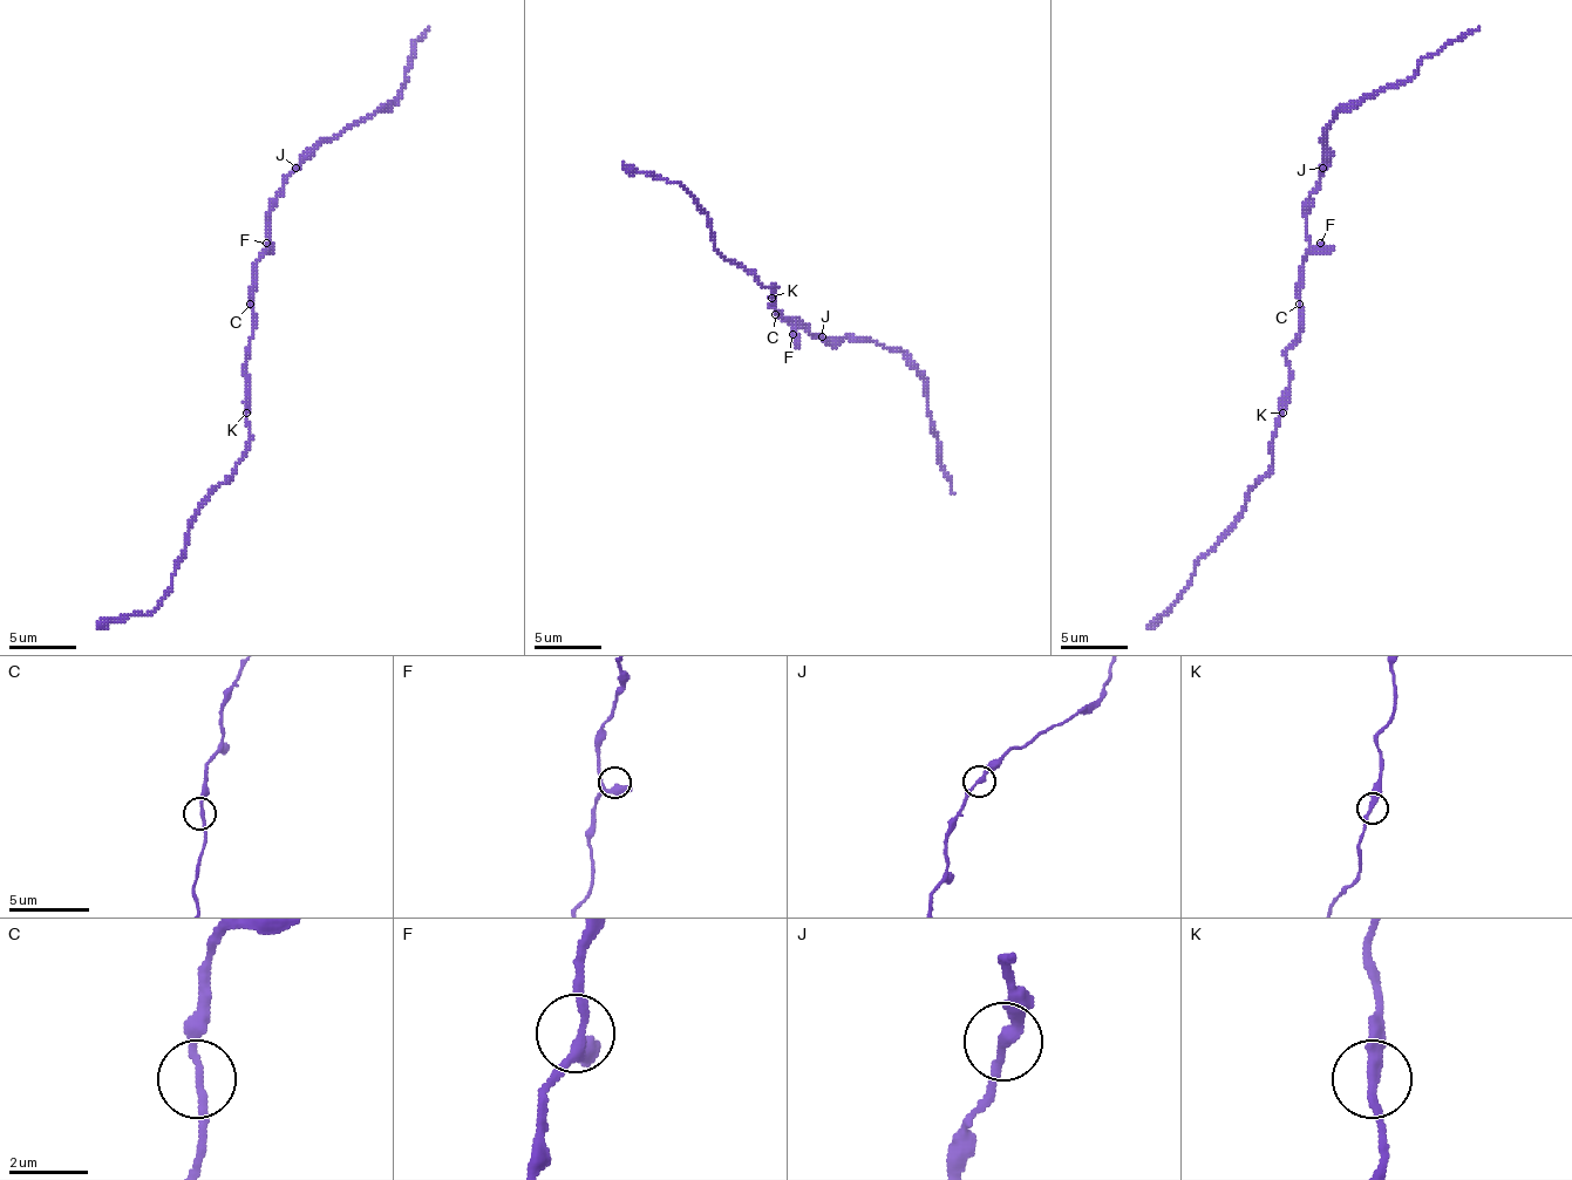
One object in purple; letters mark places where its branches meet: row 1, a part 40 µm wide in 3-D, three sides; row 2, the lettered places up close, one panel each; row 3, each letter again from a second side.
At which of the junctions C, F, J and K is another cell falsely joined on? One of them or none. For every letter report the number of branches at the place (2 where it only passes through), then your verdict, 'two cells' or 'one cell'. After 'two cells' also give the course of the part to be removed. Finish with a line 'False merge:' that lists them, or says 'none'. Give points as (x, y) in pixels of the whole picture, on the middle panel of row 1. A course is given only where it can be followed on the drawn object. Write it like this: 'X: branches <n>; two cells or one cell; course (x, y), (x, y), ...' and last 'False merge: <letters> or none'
C: branches 2; one cell
F: branches 2; one cell
J: branches 2; one cell
K: branches 2; one cell
False merge: none

